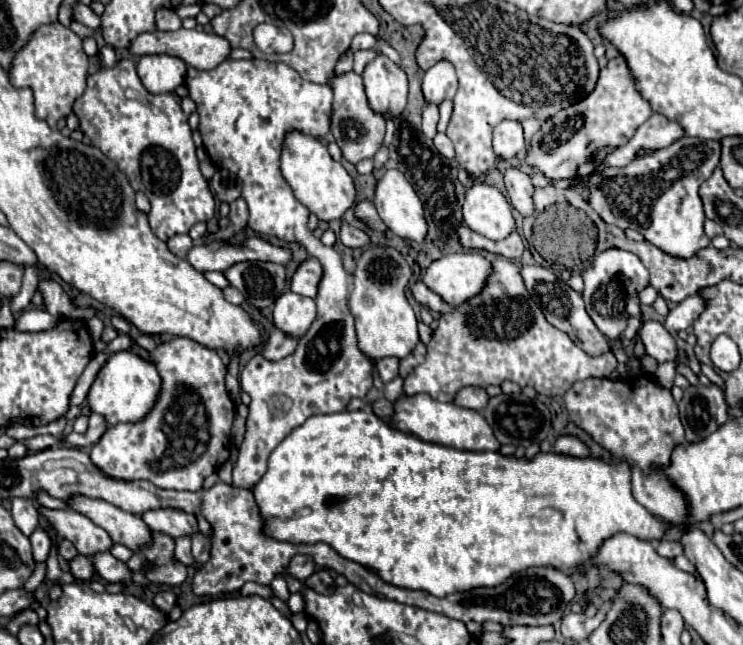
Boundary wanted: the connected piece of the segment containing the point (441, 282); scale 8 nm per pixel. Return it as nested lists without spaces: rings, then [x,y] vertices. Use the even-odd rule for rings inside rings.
[[[458,252],[458,254],[442,256],[440,260],[432,262],[428,266],[426,276],[424,276],[422,282],[430,290],[440,294],[448,304],[462,306],[464,302],[468,302],[468,298],[474,298],[476,294],[480,294],[480,290],[484,290],[484,286],[486,286],[490,276],[492,276],[492,262],[490,262],[490,258],[486,258],[480,252]]]

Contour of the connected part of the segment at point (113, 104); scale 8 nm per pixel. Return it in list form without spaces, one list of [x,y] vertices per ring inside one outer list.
[[[120,60],[114,68],[102,68],[88,76],[88,88],[76,100],[74,112],[80,118],[80,130],[92,140],[92,146],[98,146],[108,158],[112,158],[112,162],[116,162],[136,192],[144,192],[148,196],[152,204],[148,220],[152,232],[160,240],[186,234],[196,222],[206,222],[214,216],[214,196],[198,168],[188,116],[182,112],[180,102],[172,94],[150,94],[142,86],[132,60]]]

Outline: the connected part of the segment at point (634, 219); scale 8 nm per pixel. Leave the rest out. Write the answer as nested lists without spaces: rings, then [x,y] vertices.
[[[680,138],[674,144],[652,154],[634,156],[624,168],[608,166],[584,176],[556,182],[560,188],[584,184],[588,188],[588,204],[596,214],[622,230],[636,230],[648,242],[678,258],[690,258],[694,252],[710,246],[704,232],[704,208],[698,188],[710,178],[720,162],[720,142],[700,138]]]

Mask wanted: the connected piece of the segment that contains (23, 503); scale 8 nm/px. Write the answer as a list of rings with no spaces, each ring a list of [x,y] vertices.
[[[14,498],[10,512],[12,512],[14,524],[18,526],[18,530],[24,536],[30,536],[32,530],[36,530],[36,526],[40,524],[40,514],[38,514],[38,510],[36,510],[36,506],[34,506],[32,500]]]

